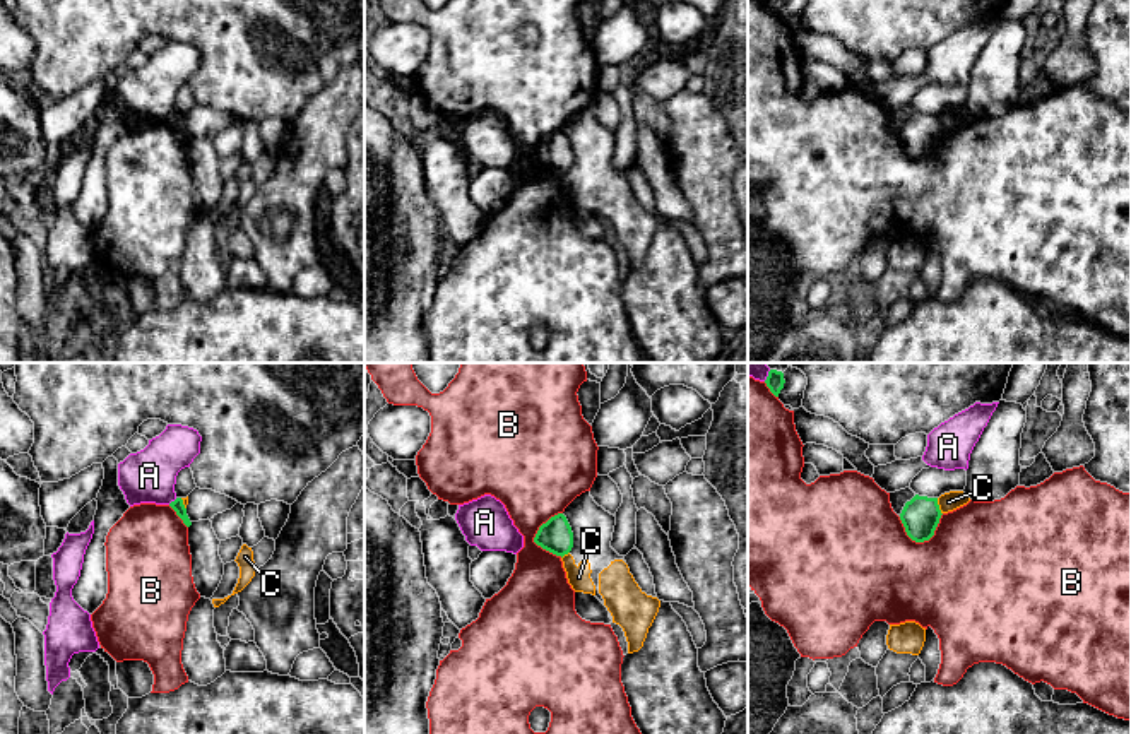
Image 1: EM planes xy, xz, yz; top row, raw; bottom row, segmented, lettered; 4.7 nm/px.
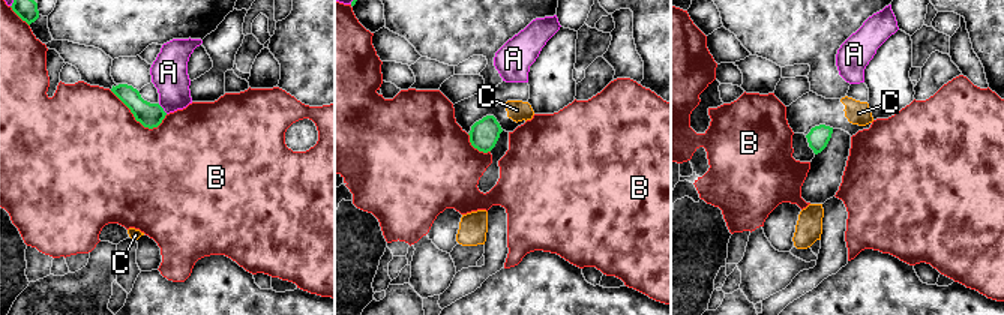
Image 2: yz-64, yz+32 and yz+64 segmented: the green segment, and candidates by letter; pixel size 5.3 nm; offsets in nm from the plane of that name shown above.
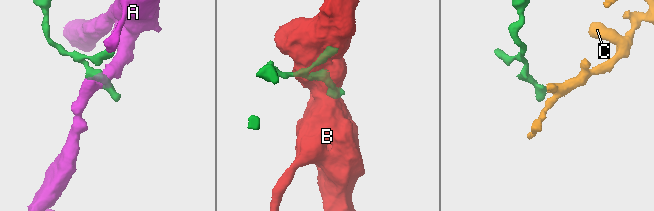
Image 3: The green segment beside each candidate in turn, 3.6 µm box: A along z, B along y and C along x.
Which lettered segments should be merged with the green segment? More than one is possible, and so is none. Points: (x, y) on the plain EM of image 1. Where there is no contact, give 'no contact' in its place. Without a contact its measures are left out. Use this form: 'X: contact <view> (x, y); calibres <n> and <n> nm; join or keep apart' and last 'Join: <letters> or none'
A: contact xy (171, 118); calibres 60 and 260 nm; keep apart
B: contact yz (923, 158); calibres 180 and 480 nm; keep apart
C: contact yz (938, 124); calibres 180 and 90 nm; keep apart
Join: none

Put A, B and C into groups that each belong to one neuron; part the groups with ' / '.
A / B / C

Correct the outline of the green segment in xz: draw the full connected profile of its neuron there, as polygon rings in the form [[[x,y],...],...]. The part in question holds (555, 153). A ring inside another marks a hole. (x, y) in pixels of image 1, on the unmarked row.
[[[563,130],[551,133],[539,144],[534,159],[556,173],[568,171],[573,164],[573,149],[566,133]]]

